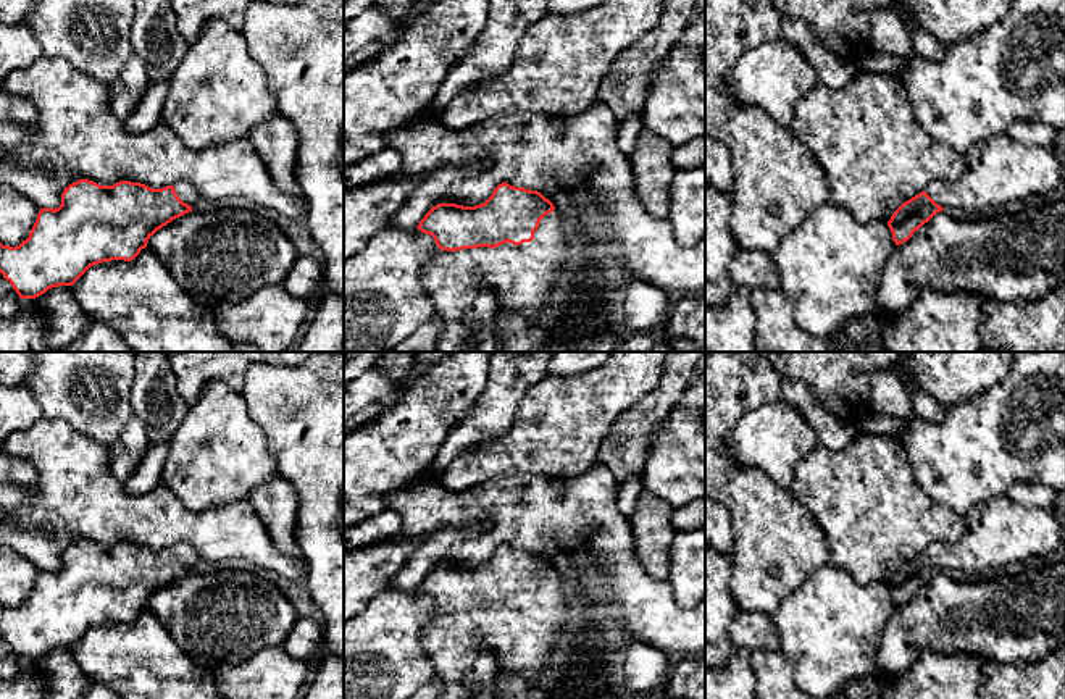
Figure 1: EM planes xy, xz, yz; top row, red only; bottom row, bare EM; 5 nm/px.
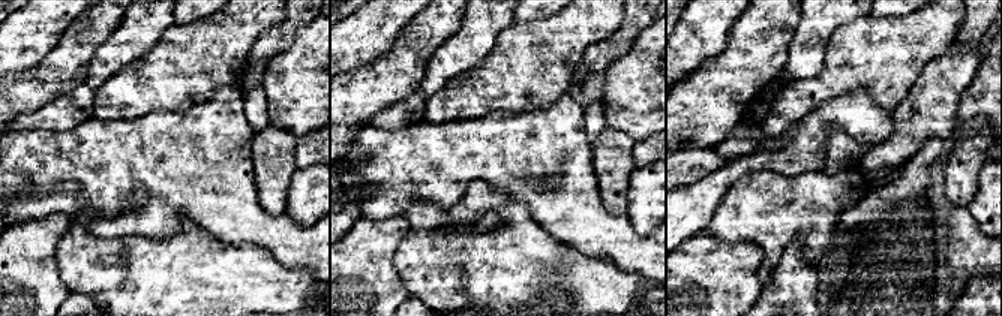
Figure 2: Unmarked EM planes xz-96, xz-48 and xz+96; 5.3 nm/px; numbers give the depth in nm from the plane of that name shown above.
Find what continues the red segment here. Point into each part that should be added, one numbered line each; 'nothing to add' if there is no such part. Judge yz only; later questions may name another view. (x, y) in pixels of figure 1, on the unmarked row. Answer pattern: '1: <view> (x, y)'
1: yz (999, 531)

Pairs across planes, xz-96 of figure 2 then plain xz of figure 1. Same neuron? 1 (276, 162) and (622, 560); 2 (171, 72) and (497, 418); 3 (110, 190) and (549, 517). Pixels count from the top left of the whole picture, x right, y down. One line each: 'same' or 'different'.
1: different
2: different
3: same

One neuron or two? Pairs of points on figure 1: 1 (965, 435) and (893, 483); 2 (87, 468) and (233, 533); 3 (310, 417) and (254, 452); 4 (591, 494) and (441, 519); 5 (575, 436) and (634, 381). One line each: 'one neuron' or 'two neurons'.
1: two neurons
2: one neuron
3: two neurons
4: one neuron
5: one neuron

